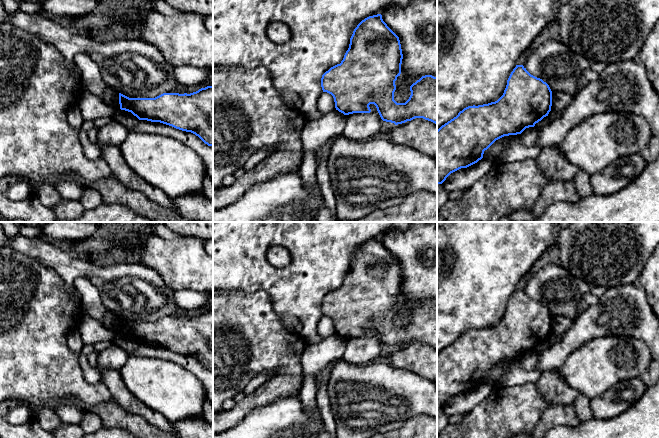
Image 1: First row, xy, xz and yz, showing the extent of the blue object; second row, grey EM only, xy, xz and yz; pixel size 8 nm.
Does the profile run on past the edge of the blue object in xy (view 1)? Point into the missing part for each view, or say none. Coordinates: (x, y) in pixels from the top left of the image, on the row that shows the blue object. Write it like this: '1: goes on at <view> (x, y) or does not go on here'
1: does not go on here

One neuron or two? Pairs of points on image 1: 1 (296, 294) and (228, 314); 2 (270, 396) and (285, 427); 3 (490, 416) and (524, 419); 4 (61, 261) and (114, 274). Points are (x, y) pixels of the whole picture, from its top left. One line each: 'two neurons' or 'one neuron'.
1: two neurons
2: two neurons
3: one neuron
4: one neuron

